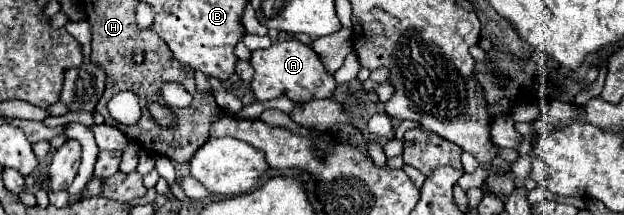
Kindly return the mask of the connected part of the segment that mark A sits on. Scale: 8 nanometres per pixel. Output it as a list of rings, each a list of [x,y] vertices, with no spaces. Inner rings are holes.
[[[300,40],[290,42],[272,42],[266,50],[254,50],[250,64],[254,68],[254,76],[250,82],[250,92],[254,94],[254,100],[266,102],[278,96],[288,96],[292,102],[308,102],[312,98],[330,98],[336,90],[336,82],[332,74],[328,74],[322,68],[322,62],[318,54],[304,46]]]

